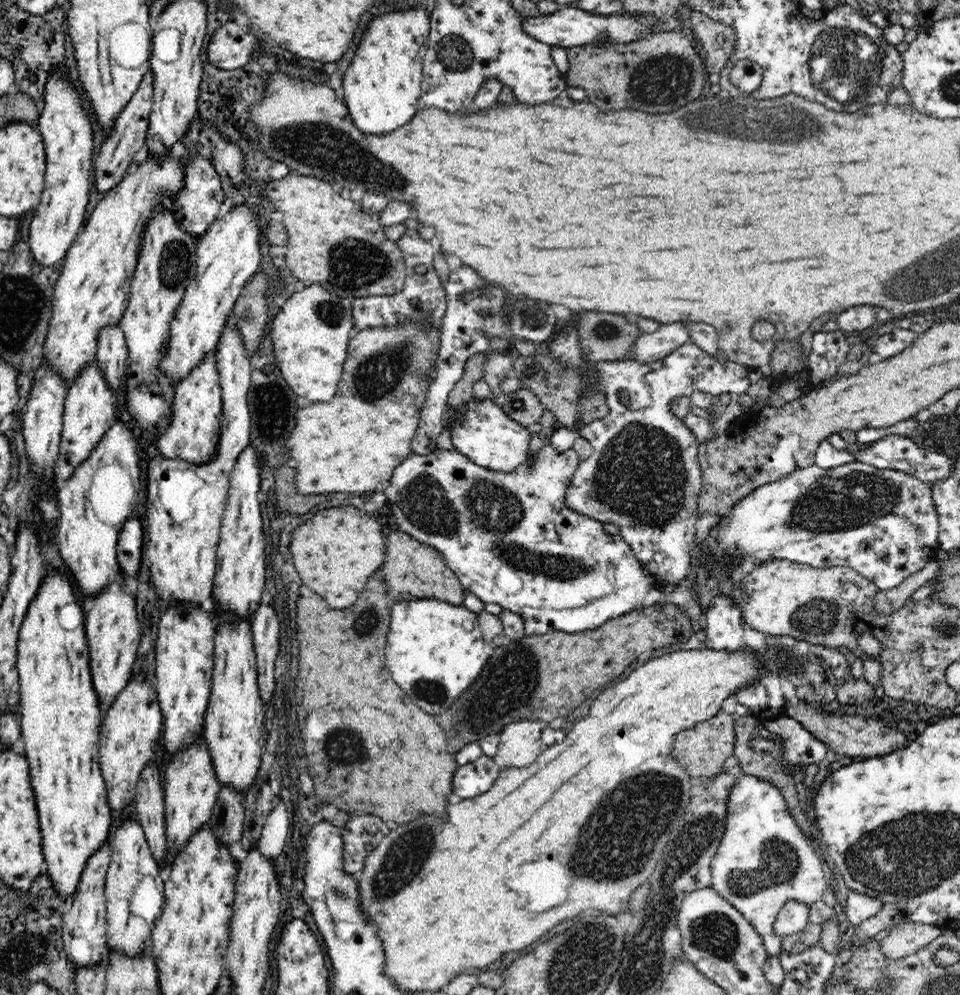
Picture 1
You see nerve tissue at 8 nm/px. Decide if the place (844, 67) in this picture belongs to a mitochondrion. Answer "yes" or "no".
yes

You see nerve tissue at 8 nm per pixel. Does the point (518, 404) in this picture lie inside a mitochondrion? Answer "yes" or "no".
yes

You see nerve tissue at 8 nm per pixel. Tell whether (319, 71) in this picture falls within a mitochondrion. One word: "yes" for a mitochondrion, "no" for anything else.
no

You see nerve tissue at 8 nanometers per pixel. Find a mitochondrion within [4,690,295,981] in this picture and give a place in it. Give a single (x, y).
(130, 762)

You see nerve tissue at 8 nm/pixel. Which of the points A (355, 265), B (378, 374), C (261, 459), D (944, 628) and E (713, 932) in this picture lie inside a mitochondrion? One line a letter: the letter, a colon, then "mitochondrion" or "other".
A: mitochondrion
B: mitochondrion
C: other
D: mitochondrion
E: mitochondrion

